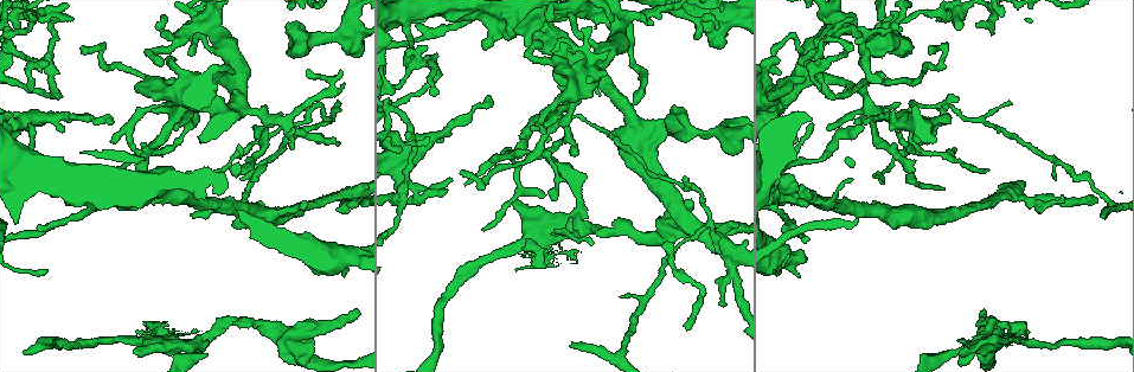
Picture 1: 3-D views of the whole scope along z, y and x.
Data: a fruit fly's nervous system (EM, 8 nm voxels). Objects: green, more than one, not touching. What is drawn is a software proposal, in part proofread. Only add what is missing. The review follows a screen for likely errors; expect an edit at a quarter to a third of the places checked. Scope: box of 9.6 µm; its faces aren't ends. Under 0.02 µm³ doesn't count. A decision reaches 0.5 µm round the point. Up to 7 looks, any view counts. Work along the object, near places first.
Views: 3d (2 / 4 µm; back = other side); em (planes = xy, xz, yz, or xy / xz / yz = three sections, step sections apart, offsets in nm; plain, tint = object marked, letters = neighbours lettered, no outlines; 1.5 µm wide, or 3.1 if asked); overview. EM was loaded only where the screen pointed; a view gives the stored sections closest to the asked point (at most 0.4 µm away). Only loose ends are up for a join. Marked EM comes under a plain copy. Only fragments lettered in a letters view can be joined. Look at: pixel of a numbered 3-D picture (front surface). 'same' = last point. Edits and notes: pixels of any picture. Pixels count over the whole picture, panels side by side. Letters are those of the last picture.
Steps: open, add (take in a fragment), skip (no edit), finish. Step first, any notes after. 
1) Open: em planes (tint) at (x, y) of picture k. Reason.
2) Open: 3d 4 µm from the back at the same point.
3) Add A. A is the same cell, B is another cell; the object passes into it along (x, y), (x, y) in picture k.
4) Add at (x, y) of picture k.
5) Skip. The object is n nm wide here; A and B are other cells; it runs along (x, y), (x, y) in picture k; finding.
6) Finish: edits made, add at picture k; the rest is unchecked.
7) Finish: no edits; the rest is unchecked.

Open: 3d 2 µm at (574, 155) of picture 1. Branch stops here.

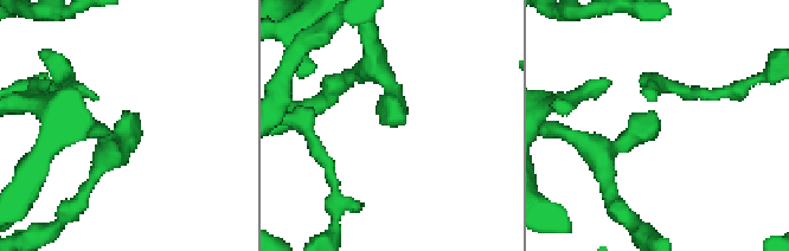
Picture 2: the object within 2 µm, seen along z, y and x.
Open: em planes (letters) at (660, 125) of picture 2.

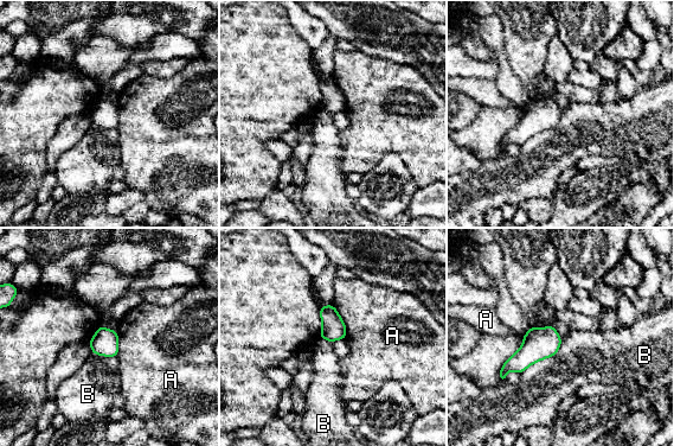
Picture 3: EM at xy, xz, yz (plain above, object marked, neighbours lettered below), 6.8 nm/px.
Skip. The object is 160 nm wide here; A and B are other cells; a border runs along (562, 339), (553, 356), (520, 374) in picture 3; none of them fits.

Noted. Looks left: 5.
Open: 3d 4 µm at (798, 140) of picture 1. Thin end.

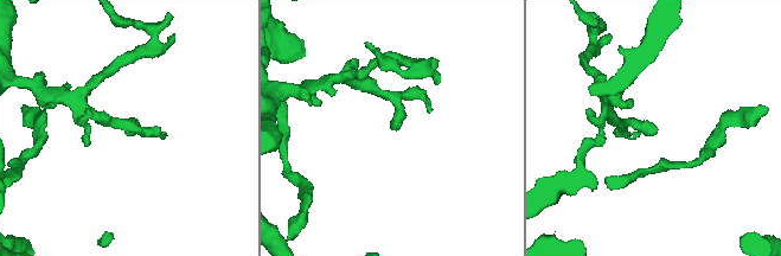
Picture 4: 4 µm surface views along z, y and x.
Open: em xz step 4 (tint) at (127, 132) of picture 4. Shape alone is not enough.

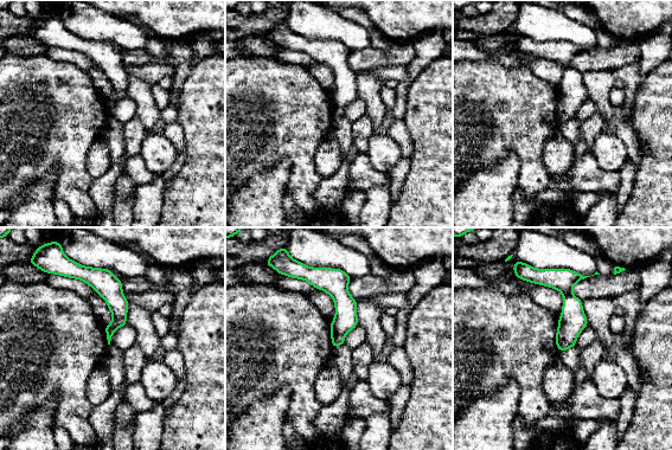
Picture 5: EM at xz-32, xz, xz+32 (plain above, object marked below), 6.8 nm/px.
Open: em yz step 8 (letters) at the same point.

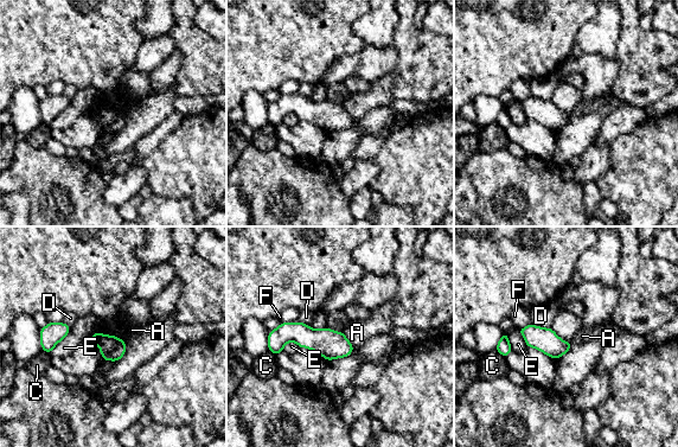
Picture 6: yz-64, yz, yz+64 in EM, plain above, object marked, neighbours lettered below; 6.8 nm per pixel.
Skip. The longest contact is with E, 240 nm; A, C, D, E and F are other cells; none of them fits.

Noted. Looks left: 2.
Open: em planes (letters) at (620, 297) of picture 1. Tapers out.

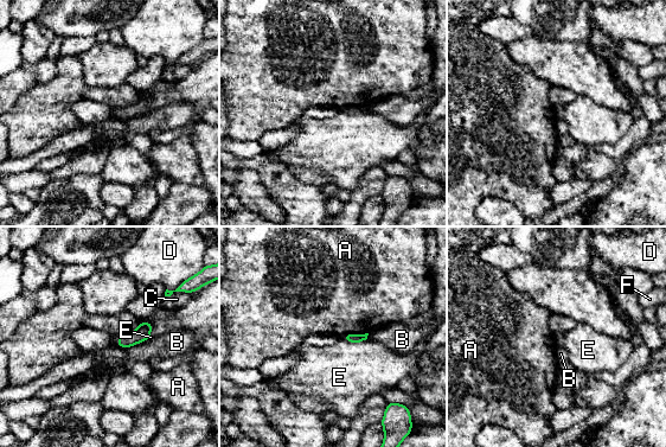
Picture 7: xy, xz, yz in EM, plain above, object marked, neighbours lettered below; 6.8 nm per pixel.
Skip. A, B, C, D, E and F are other cells; a border runs along (146, 320), (152, 330), (143, 340) in picture 7; none of them fits.

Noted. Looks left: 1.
Finish: no edits; the rest is unchecked.

